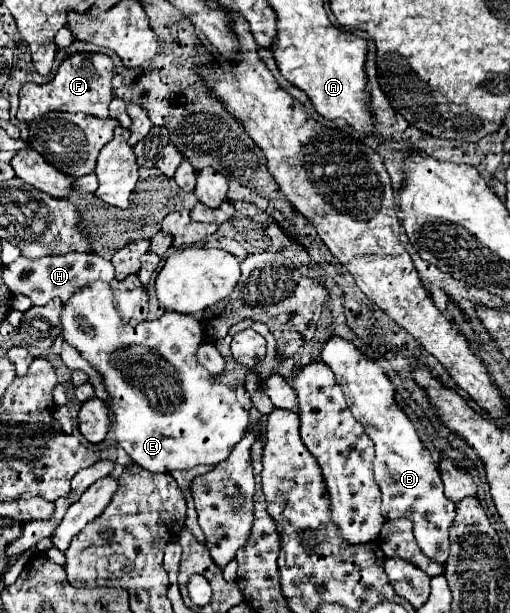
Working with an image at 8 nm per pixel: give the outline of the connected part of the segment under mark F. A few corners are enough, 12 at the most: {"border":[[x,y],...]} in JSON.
{"border":[[67,55],[53,81],[25,83],[17,119],[109,117],[113,61]]}

